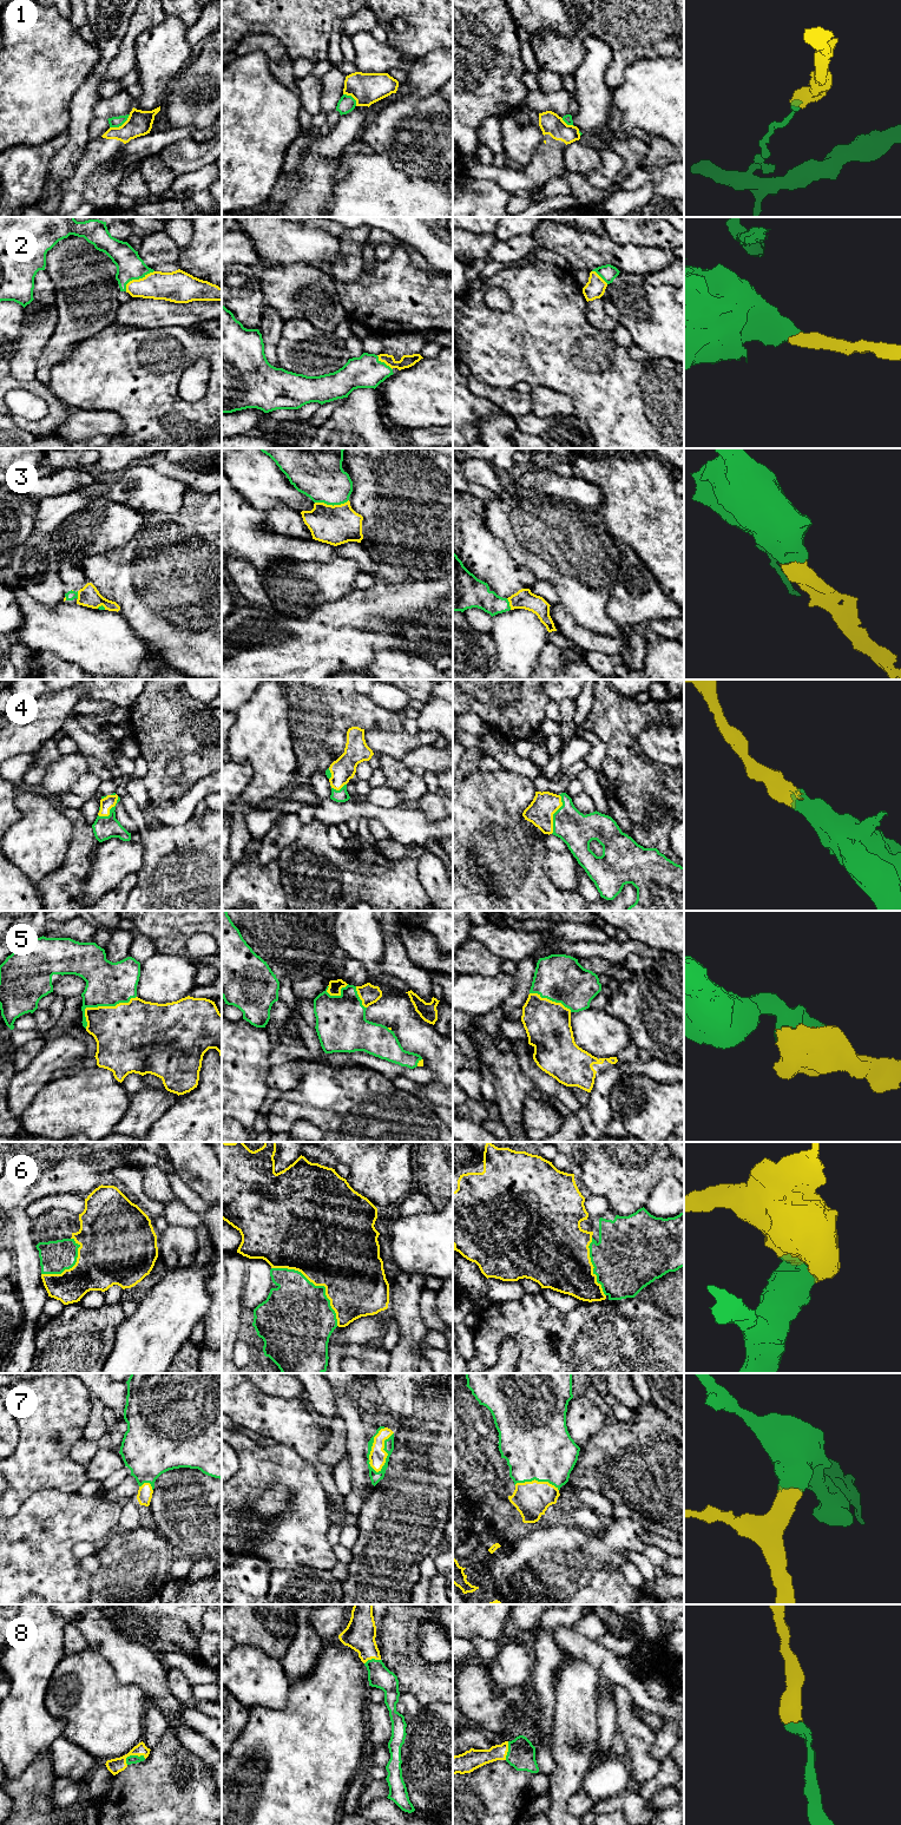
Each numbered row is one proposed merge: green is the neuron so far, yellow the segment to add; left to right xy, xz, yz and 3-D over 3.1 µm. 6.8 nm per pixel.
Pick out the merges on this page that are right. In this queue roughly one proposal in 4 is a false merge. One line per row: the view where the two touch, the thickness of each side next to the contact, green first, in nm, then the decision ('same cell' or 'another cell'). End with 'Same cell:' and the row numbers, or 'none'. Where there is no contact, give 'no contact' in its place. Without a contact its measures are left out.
1: contact in xy; calibres 80 and 180 nm; another cell
2: contact in xy; calibres 180 and 200 nm; same cell
3: contact in xz; calibres 360 and 260 nm; same cell
4: contact in yz; calibres 240 and 180 nm; same cell
5: contact in xy; calibres 300 and 400 nm; same cell
6: contact in xz; calibres 480 and 480 nm; same cell
7: contact in xz; calibres 80 and 120 nm; same cell
8: contact in xy; calibres 60 and 100 nm; same cell
Same cell: 2, 3, 4, 5, 6, 7, 8

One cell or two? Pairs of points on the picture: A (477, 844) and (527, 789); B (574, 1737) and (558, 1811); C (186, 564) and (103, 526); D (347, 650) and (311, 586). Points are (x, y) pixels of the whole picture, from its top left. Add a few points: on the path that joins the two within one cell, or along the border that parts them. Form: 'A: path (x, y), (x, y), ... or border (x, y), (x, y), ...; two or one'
A: path (486, 831), (514, 802); one
B: path (573, 1755), (570, 1773), (563, 1783), (560, 1792); one
C: border (124, 546), (98, 556); two
D: border (348, 593), (340, 599), (323, 603), (314, 611); two

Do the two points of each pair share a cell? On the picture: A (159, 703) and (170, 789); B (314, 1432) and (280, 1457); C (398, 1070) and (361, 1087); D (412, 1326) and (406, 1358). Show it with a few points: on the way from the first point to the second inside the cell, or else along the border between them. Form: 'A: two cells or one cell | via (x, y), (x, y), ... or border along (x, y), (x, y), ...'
A: one cell | via (159, 724), (158, 768)
B: two cells | border along (278, 1443), (293, 1449), (313, 1465)
C: two cells | border along (359, 1065), (372, 1068), (390, 1081)
D: one cell | via (410, 1334), (408, 1350)

